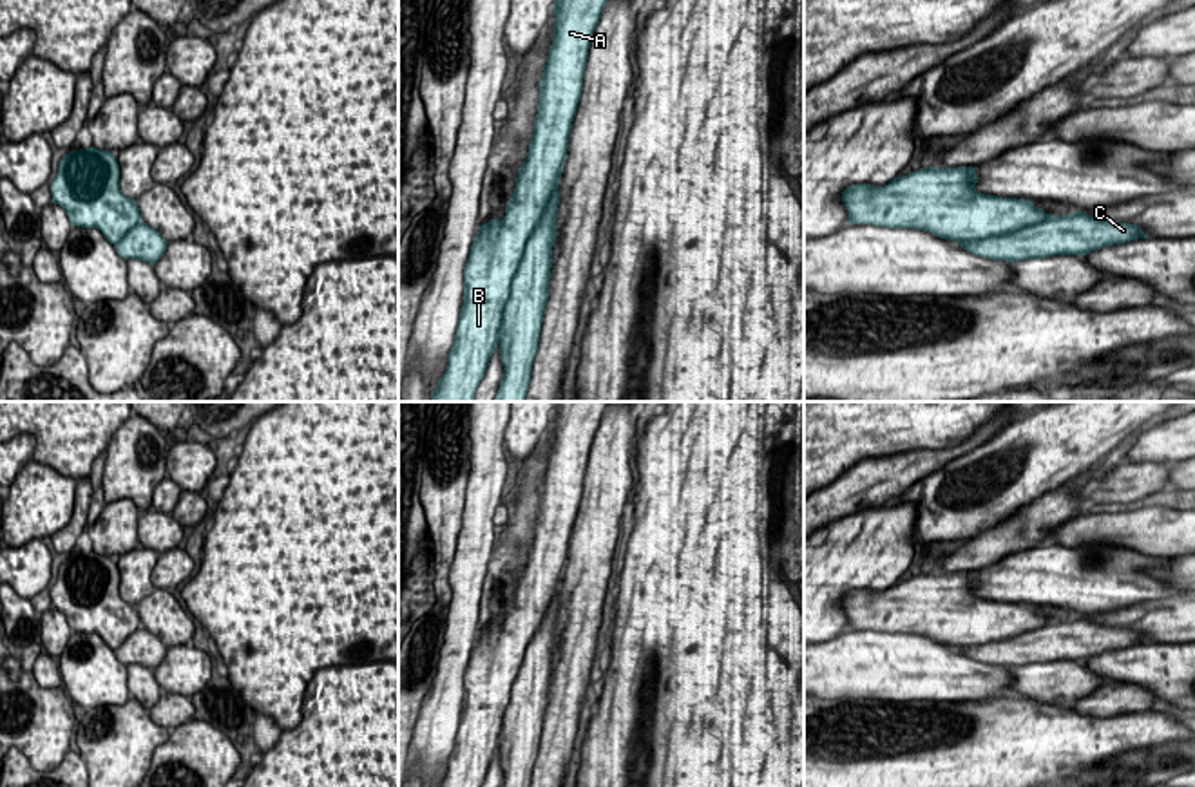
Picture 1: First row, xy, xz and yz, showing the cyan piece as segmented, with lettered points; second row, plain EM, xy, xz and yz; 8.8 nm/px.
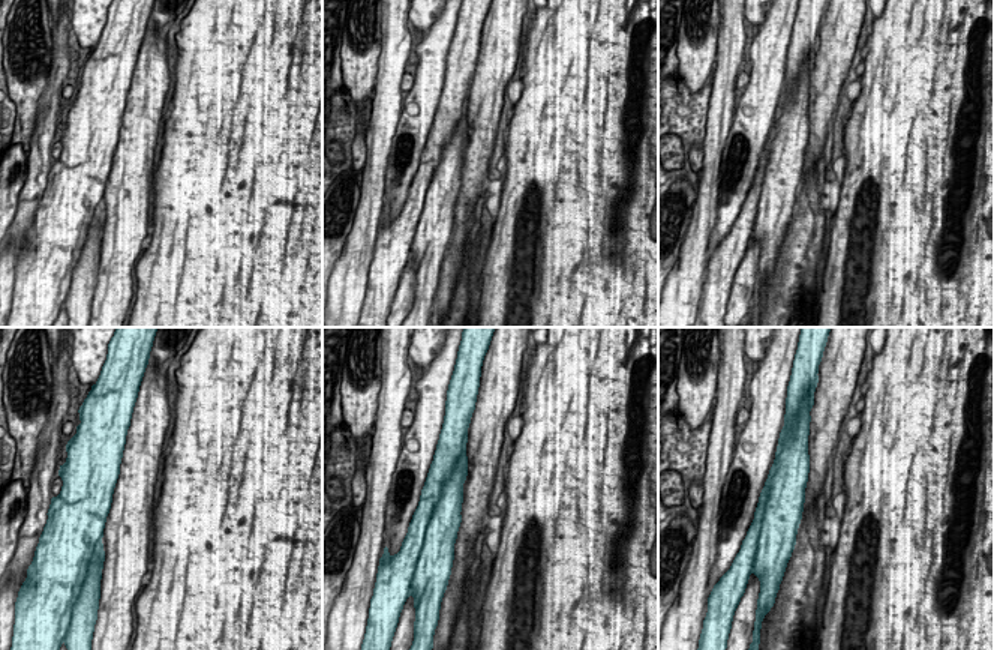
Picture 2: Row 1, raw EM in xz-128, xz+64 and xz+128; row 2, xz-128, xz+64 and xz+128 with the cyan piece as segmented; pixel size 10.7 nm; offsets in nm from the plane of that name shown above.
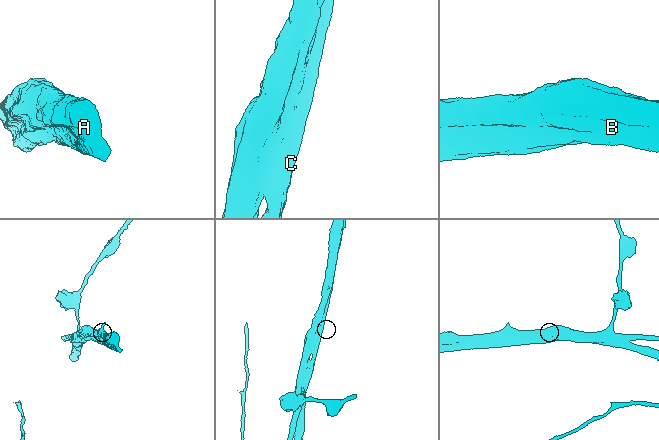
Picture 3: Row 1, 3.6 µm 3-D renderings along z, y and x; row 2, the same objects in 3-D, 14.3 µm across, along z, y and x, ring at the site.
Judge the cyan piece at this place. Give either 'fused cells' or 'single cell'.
fused cells

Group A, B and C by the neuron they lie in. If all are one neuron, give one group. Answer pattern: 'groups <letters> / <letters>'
groups A B / C

